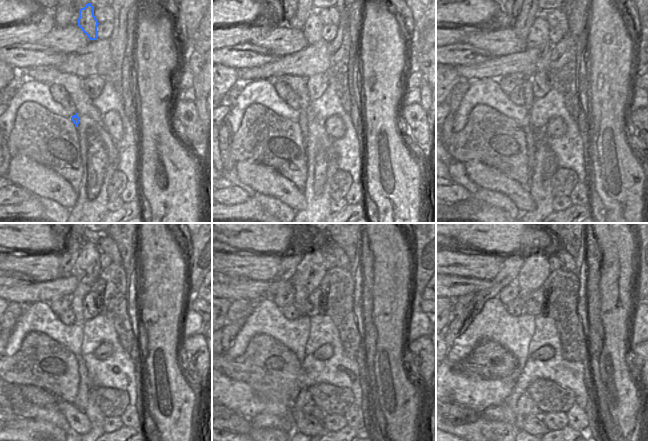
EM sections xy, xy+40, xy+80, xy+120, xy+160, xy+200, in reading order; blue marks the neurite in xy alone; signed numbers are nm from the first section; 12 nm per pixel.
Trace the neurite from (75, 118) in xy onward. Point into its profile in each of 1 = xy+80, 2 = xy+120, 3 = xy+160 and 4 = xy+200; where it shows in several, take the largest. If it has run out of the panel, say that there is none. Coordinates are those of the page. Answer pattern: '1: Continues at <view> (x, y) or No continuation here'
1: Continues at xy+80 (529, 131)
2: Continues at xy+120 (80, 402)
3: Continues at xy+160 (304, 402)
4: Continues at xy+200 (526, 406).

